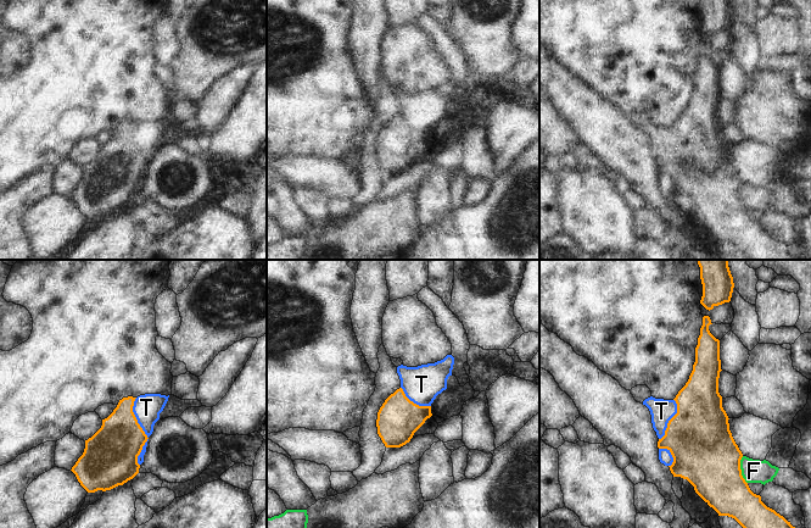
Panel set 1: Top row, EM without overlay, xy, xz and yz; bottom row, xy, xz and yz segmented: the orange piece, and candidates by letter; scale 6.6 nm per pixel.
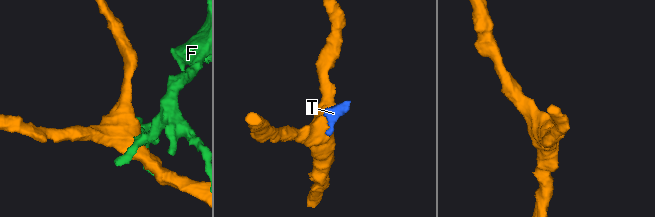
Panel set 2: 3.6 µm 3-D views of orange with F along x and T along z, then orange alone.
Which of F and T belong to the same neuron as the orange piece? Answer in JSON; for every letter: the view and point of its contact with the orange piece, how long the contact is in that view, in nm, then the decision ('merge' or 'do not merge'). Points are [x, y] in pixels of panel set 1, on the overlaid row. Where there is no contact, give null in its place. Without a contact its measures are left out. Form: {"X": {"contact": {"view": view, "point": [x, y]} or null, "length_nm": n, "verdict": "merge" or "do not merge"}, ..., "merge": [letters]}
{"F": {"contact": {"view": "yz", "point": [740, 470]}, "length_nm": 190, "verdict": "do not merge"}, "T": {"contact": {"view": "xy", "point": [144, 432]}, "length_nm": 440, "verdict": "merge"}, "merge": ["T"]}

